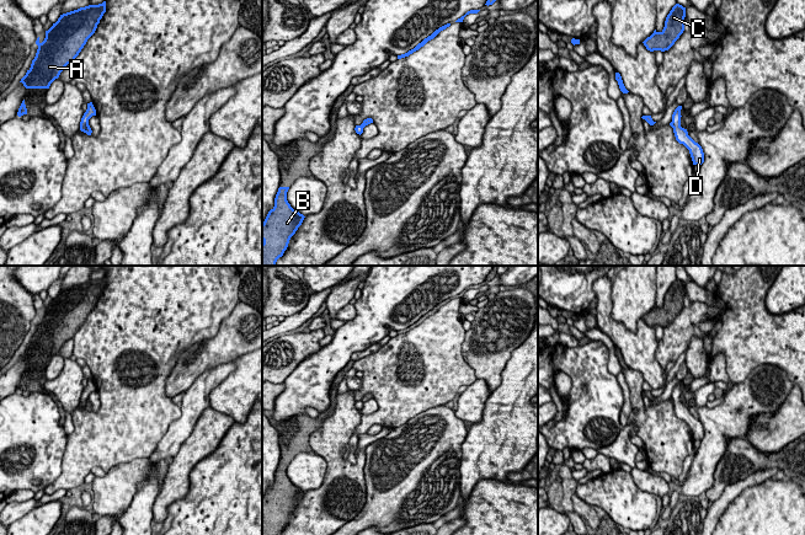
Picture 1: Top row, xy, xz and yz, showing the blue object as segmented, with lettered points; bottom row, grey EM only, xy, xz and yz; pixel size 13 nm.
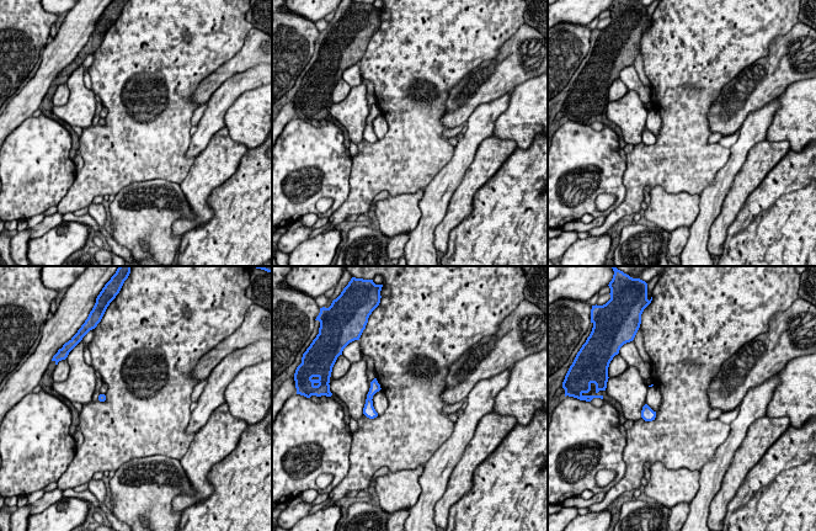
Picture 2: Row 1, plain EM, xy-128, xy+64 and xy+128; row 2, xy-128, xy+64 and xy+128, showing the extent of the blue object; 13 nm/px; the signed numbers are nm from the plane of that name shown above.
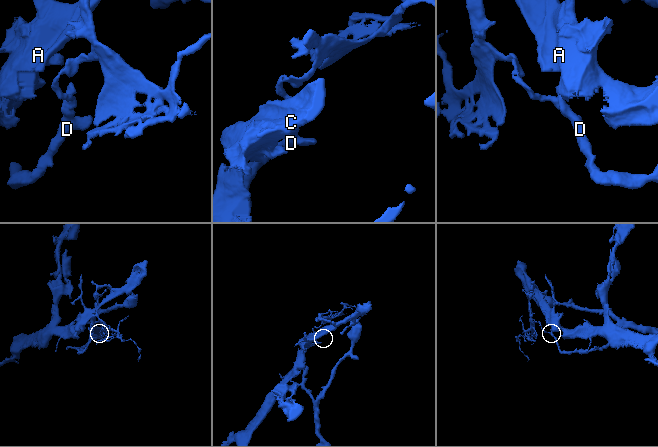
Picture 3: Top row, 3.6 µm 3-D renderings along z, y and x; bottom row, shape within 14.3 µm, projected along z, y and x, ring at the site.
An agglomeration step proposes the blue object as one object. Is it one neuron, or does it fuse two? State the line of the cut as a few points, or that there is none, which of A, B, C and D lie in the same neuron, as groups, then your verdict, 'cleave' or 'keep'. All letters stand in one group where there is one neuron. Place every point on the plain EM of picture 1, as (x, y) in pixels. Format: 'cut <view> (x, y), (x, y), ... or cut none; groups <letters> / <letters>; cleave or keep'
cut xy (88, 397), (85, 407); groups A B C / D; cleave

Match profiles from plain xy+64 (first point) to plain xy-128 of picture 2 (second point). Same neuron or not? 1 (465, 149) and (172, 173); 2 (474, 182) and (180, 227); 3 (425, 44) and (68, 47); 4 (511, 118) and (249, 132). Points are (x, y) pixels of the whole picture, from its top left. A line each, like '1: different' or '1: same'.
1: different
2: same
3: different
4: same

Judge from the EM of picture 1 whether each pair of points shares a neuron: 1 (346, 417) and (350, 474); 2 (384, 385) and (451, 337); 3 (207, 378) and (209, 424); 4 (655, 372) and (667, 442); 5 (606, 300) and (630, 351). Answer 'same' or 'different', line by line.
1: same
2: same
3: different
4: different
5: same

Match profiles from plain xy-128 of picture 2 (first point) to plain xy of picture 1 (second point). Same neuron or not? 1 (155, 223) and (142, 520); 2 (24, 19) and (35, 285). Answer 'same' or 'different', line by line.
1: different
2: different

